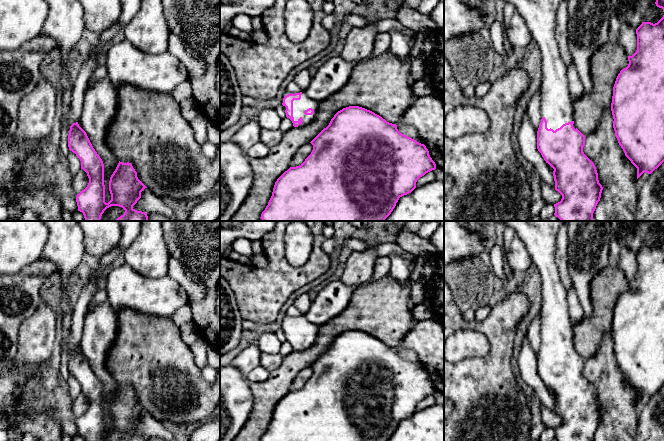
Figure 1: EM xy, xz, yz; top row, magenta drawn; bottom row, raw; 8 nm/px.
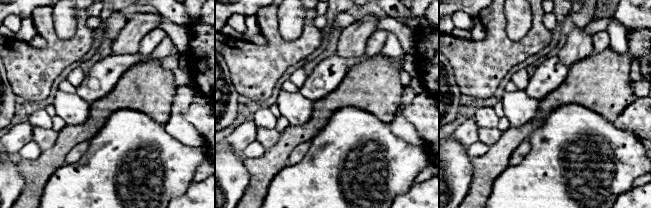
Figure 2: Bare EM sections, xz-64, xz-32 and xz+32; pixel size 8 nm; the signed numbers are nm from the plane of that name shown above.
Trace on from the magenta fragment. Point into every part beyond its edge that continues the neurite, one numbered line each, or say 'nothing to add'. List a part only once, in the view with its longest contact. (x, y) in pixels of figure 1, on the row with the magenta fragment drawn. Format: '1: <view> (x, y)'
1: xz (299, 106)

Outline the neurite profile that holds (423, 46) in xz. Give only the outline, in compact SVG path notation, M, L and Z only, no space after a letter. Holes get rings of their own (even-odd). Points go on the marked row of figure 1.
M432 31L417 33L414 39L414 46L410 49L410 56L426 59L434 50L433 39L435 34Z

